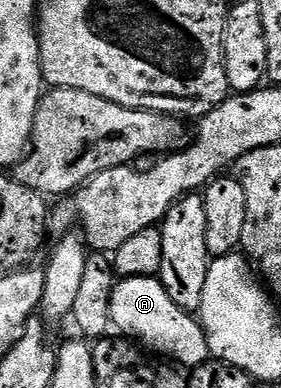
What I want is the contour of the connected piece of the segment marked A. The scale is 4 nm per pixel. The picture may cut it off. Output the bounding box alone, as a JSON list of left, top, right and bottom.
[110,276,211,369]

